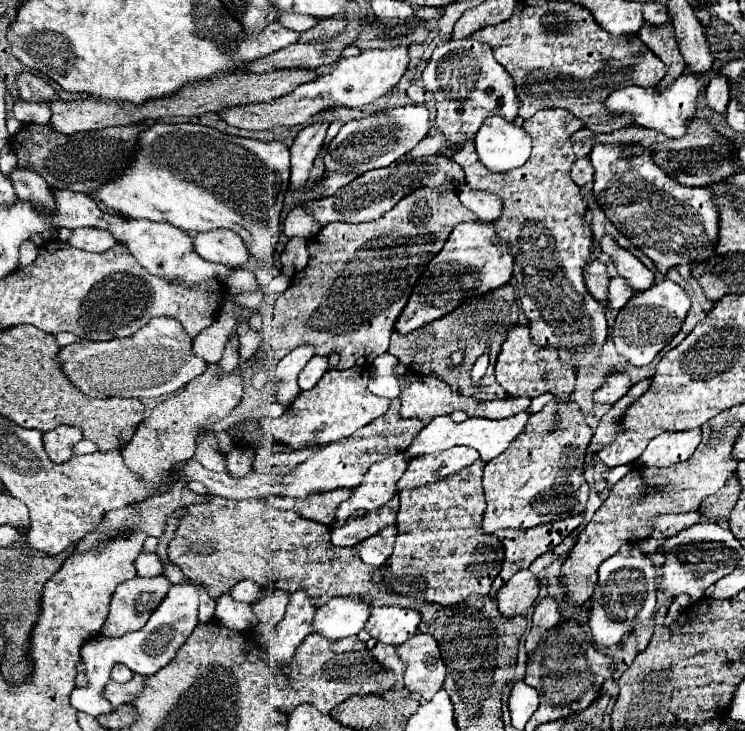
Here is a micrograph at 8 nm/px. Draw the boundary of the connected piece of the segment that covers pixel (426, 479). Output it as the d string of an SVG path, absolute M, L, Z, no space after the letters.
M457 445L441 453L415 457L407 463L405 475L397 481L397 491L447 479L457 471L461 471L463 467L471 465L475 459L479 459L479 453L467 445Z

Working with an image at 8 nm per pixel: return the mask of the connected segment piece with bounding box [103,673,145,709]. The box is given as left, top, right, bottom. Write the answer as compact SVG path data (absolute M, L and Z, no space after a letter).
M135 673L133 679L129 683L123 683L123 685L109 681L103 695L111 701L111 705L115 709L121 703L131 703L133 699L137 699L137 693L141 693L141 687L145 687L145 677Z

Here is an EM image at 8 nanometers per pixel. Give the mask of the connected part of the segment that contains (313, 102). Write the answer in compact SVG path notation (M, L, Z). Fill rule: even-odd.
M407 45L363 51L361 55L339 59L331 73L319 75L317 79L303 83L301 87L295 87L289 95L283 95L281 99L273 99L268 103L257 103L257 105L239 105L219 113L219 117L239 129L265 131L271 129L271 125L303 125L313 115L319 115L321 111L327 111L329 107L337 107L337 105L349 109L363 109L375 103L385 93L389 93L399 83L399 79L407 69L407 63L409 63Z

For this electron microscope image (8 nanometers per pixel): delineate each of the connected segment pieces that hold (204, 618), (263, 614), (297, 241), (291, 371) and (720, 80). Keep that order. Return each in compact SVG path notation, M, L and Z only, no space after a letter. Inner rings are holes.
M195 583L195 585L197 585L197 589L199 589L199 593L201 593L201 605L199 605L198 620L201 624L207 623L207 621L213 619L213 613L215 613L215 601L207 595L207 591L205 591L199 583Z
M281 589L268 591L261 601L257 601L255 605L252 605L253 613L257 615L259 621L269 623L269 625L275 627L285 615L287 599L289 599L287 591L281 591Z
M293 237L279 259L281 259L281 273L293 277L307 265L307 239Z
M303 345L295 351L291 351L287 357L283 357L275 369L277 373L277 383L275 383L275 401L281 403L283 407L289 407L293 399L299 393L297 385L297 375L299 371L307 365L307 361L313 357L313 347Z
M715 77L705 89L705 105L715 113L725 113L729 101L729 83L725 77Z

